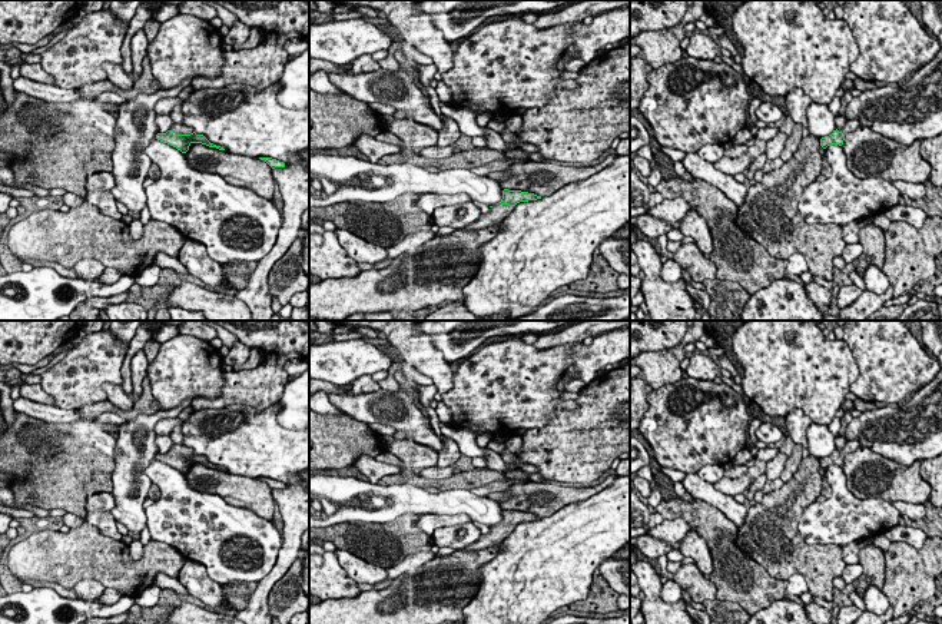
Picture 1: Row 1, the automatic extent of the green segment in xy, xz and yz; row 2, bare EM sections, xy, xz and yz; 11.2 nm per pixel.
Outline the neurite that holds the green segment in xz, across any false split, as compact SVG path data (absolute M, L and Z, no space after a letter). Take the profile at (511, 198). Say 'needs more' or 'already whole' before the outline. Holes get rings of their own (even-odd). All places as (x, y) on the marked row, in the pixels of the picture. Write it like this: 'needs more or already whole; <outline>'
needs more; M502 190L502 199L500 203L490 208L487 213L481 213L475 223L465 226L465 230L478 230L497 223L501 223L513 210L514 206L520 202L537 200L541 196L534 193L521 192L521 190Z

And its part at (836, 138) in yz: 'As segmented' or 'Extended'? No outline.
Extended

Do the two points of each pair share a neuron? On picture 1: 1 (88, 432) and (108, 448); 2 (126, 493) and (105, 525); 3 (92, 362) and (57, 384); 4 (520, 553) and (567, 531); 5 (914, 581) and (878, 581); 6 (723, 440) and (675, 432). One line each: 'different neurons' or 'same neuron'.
1: same neuron
2: different neurons
3: same neuron
4: same neuron
5: different neurons
6: same neuron

